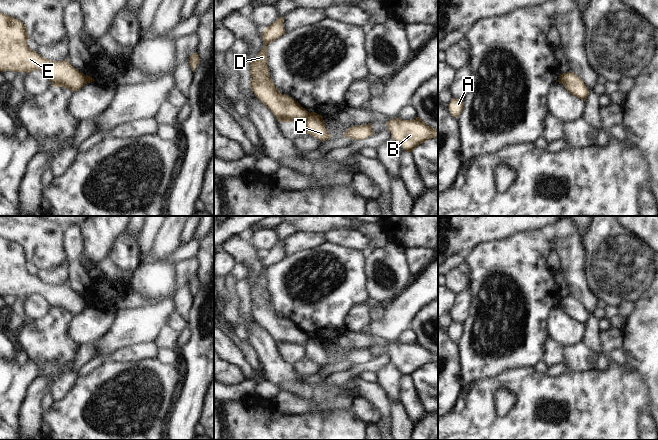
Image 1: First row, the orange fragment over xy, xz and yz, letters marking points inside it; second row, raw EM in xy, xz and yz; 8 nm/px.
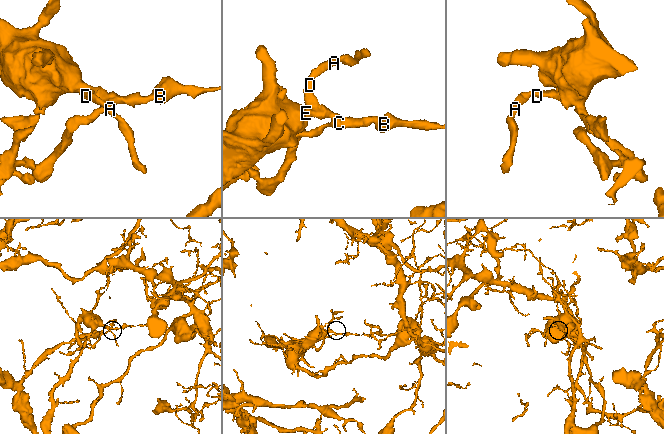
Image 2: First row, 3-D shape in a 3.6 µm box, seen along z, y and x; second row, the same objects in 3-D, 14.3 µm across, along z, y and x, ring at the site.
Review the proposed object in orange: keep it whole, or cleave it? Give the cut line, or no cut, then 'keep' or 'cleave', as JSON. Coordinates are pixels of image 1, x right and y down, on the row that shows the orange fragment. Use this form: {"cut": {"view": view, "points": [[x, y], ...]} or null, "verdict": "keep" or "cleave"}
{"cut": {"view": "xz", "points": [[310, 113], [304, 122]]}, "verdict": "cleave"}

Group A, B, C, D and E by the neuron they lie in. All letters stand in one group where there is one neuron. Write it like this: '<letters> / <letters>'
A D E / B C

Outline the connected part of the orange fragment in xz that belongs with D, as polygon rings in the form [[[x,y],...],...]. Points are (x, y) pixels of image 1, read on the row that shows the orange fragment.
[[[279,17],[262,33],[263,48],[250,61],[250,88],[255,96],[274,114],[280,122],[305,122],[310,114],[287,94],[282,95],[270,77],[267,45],[285,34],[284,17]]]

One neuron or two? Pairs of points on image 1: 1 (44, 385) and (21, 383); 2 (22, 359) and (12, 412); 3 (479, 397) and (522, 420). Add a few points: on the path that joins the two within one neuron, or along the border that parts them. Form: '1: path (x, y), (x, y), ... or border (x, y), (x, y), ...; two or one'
1: border (42, 375), (31, 384), (26, 400), (21, 406); two
2: border (13, 360), (19, 364), (25, 364), (28, 361); two
3: path (484, 409), (496, 421), (510, 421); one

